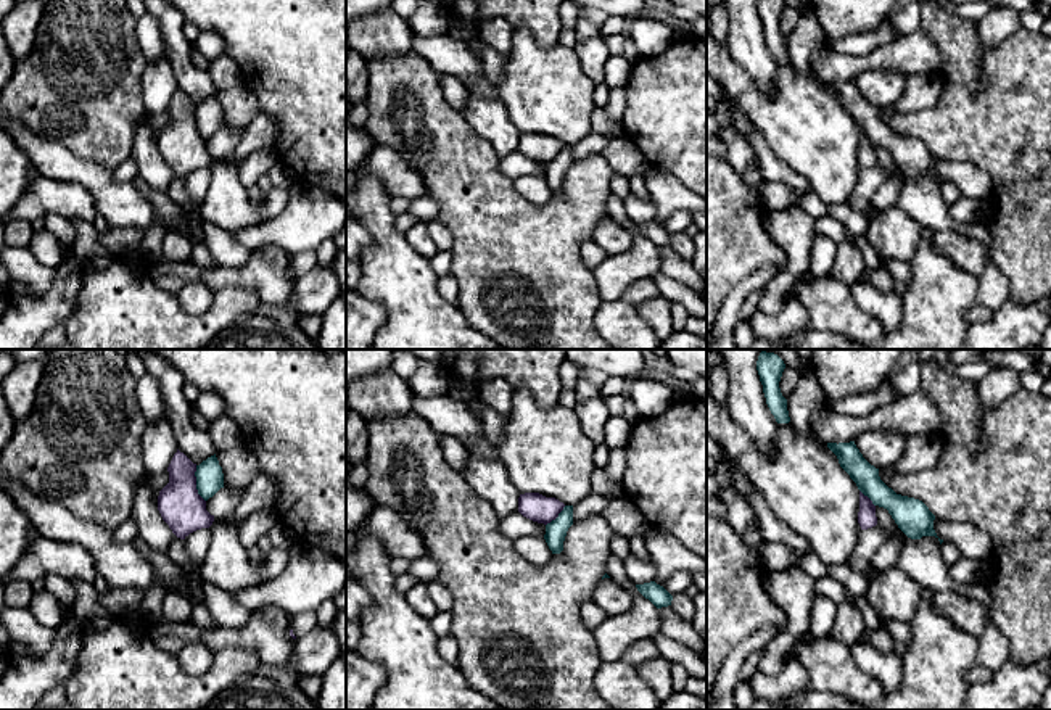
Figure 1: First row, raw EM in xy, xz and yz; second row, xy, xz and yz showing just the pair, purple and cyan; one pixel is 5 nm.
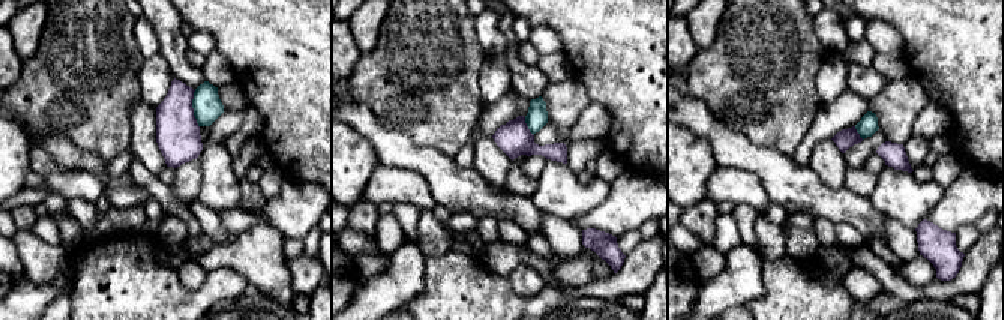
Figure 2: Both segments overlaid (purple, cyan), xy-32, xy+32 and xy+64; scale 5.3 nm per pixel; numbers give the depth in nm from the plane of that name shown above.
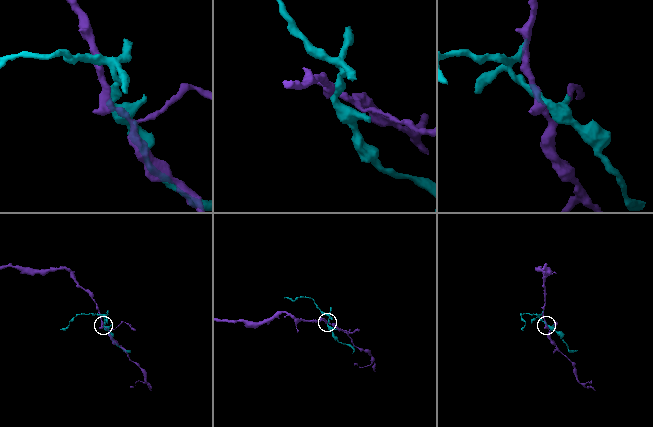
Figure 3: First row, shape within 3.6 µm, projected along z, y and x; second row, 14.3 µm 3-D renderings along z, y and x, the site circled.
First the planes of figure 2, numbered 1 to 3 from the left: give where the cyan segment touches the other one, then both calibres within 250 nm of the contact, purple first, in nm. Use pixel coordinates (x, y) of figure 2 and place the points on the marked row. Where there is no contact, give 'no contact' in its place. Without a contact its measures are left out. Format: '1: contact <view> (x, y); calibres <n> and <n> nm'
1: contact xy-32 (192, 108); calibres 240 and 160 nm
2: contact xy+32 (527, 126); calibres 180 and 120 nm
3: contact xy+64 (857, 132); calibres 110 and 100 nm

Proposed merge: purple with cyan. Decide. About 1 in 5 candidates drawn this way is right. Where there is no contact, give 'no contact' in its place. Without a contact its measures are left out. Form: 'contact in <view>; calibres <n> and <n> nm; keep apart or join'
contact in xy; calibres 220 and 140 nm; keep apart

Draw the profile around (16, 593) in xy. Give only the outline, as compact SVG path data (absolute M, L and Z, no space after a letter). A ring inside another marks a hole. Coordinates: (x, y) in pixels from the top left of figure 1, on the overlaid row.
M13 580L3 584L3 601L6 607L27 609L34 589L29 581Z

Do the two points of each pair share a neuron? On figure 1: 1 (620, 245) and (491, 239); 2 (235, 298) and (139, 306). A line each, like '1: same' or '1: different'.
1: different
2: same

